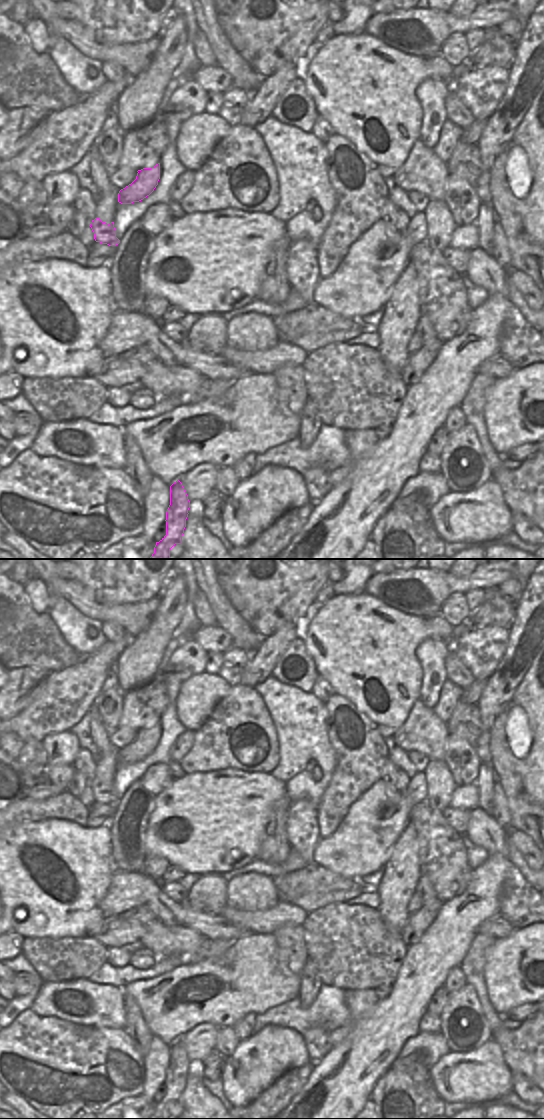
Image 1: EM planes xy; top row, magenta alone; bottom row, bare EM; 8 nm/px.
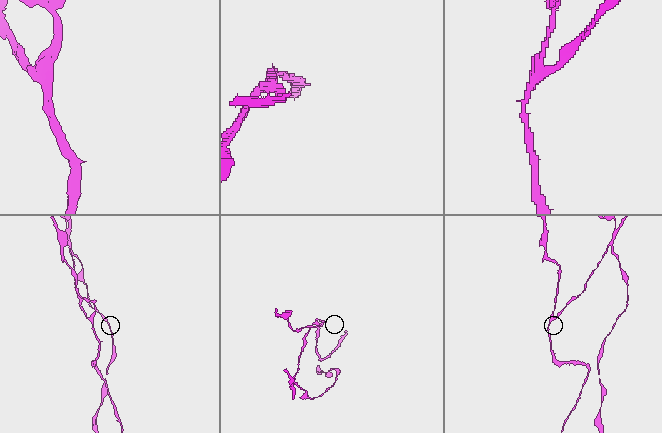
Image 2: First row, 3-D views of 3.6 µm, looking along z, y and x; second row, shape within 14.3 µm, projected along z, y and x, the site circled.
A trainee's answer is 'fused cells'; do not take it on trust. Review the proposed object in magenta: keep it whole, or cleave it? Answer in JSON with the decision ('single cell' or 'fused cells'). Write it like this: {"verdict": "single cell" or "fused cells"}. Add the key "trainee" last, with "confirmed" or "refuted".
{"verdict": "fused cells", "trainee": "confirmed"}

